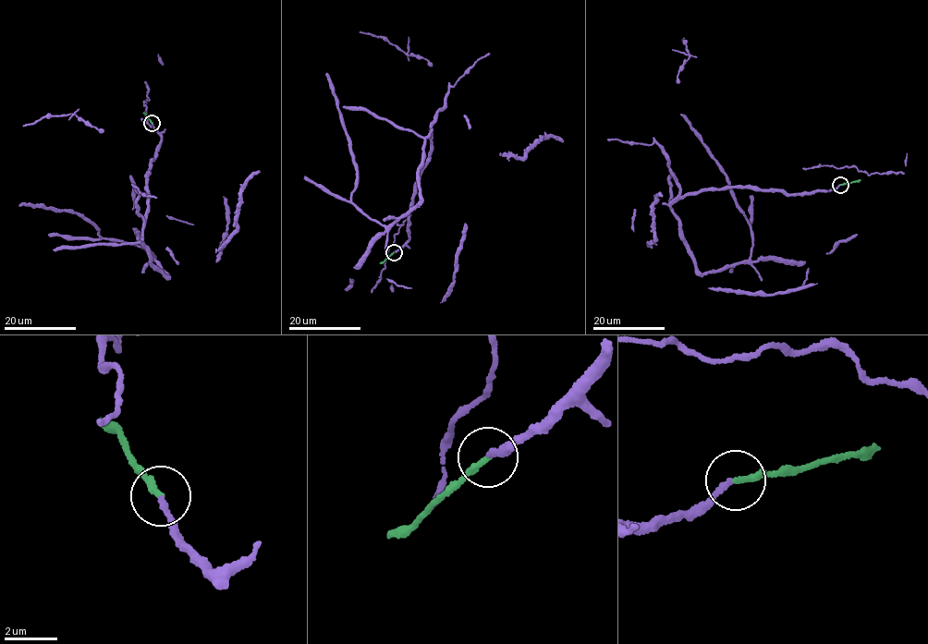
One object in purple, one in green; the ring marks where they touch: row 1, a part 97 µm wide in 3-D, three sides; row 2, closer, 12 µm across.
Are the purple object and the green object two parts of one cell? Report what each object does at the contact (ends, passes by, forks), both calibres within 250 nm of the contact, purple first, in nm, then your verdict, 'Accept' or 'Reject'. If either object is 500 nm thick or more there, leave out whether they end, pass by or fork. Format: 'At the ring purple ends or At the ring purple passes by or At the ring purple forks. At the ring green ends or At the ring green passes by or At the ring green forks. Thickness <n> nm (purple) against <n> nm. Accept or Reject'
At the ring purple ends. At the ring green ends. Thickness 240 nm (purple) against 240 nm. Accept

